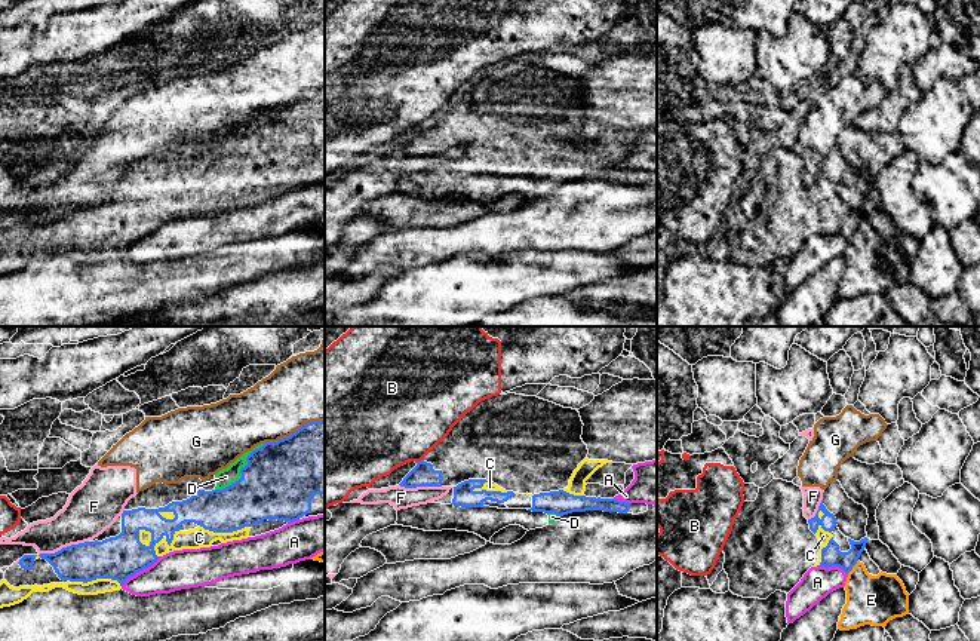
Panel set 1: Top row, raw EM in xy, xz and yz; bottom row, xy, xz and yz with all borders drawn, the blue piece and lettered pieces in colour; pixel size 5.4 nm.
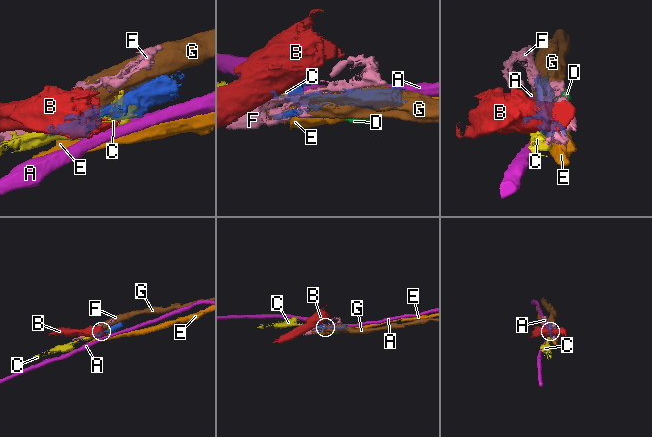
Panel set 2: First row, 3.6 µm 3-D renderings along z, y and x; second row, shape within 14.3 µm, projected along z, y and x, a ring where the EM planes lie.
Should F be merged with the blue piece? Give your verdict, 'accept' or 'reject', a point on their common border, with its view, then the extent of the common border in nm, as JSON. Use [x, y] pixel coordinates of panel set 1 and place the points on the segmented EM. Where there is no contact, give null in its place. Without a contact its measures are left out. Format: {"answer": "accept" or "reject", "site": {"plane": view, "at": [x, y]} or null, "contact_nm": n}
{"answer": "reject", "site": {"plane": "xy", "at": [63, 548]}, "contact_nm": 280}

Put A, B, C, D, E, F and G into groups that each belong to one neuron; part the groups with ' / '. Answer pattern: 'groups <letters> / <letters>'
groups A / B / C D / E / F G

